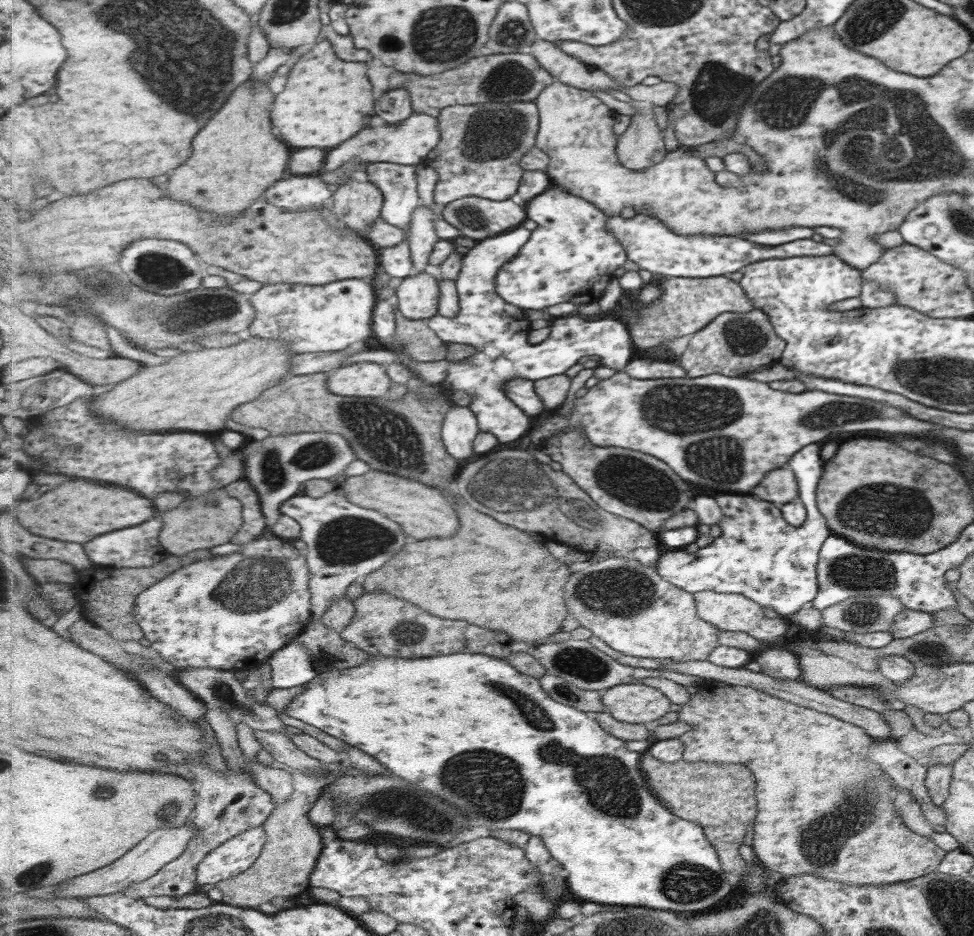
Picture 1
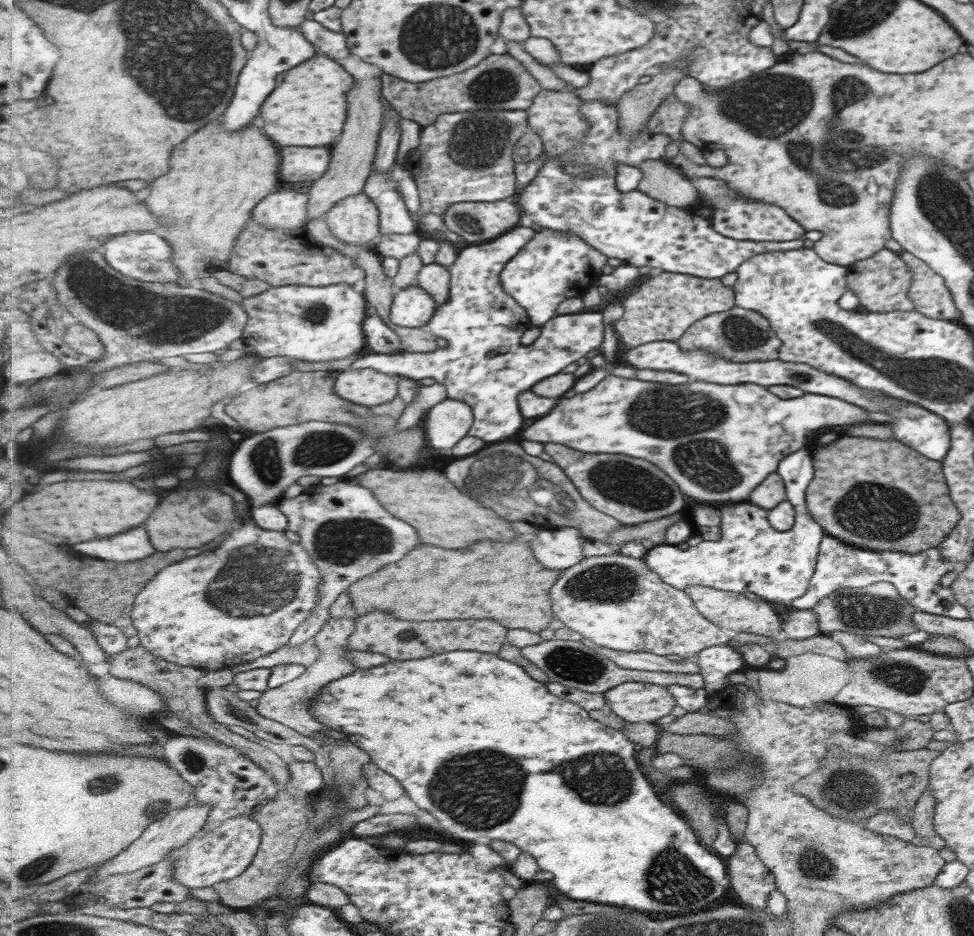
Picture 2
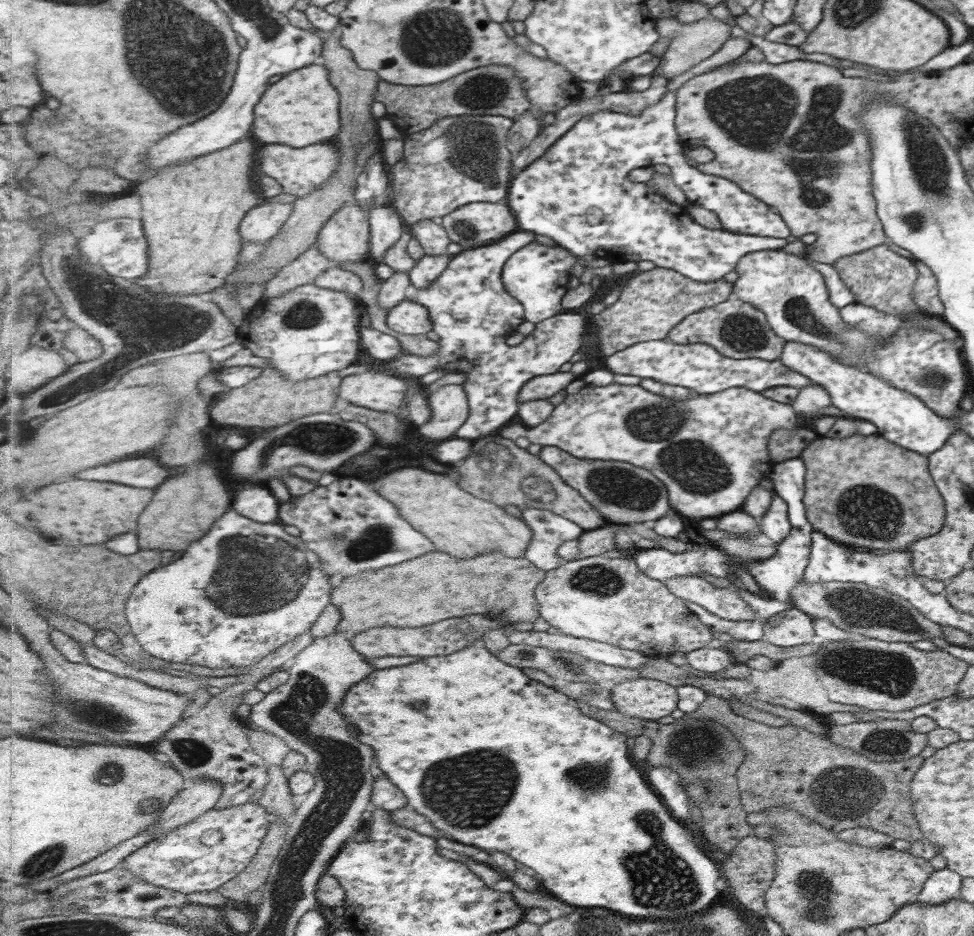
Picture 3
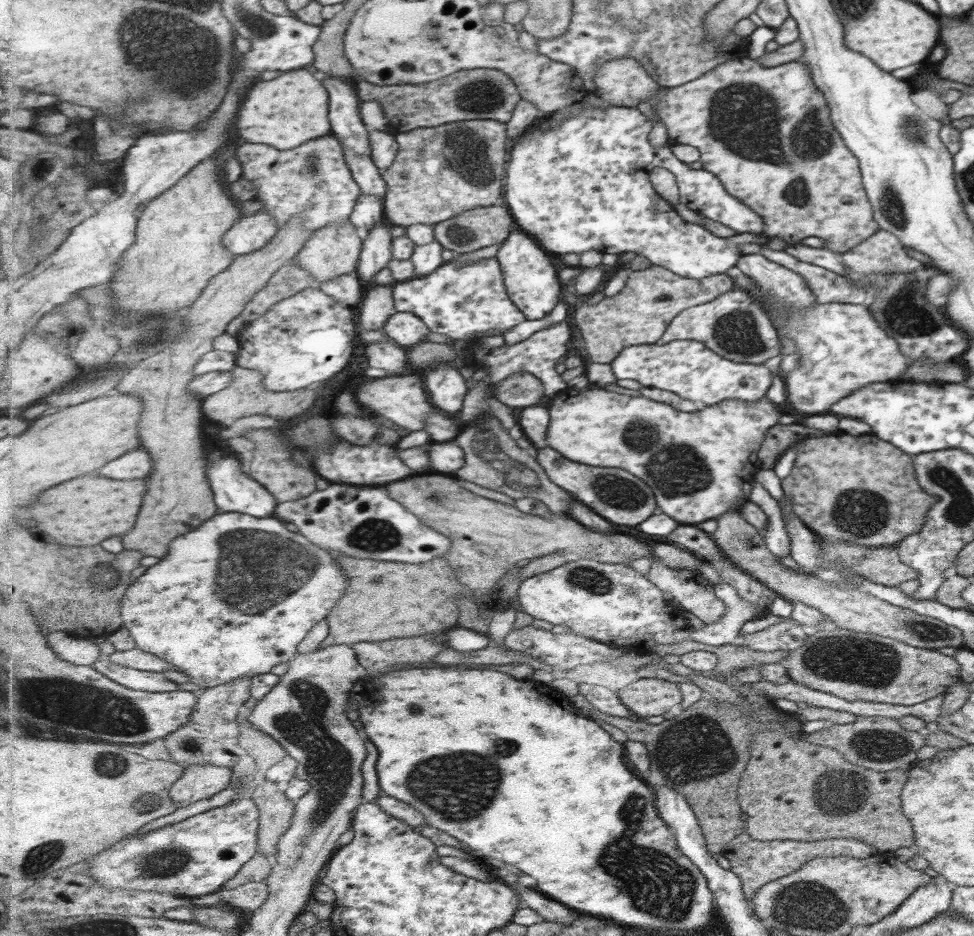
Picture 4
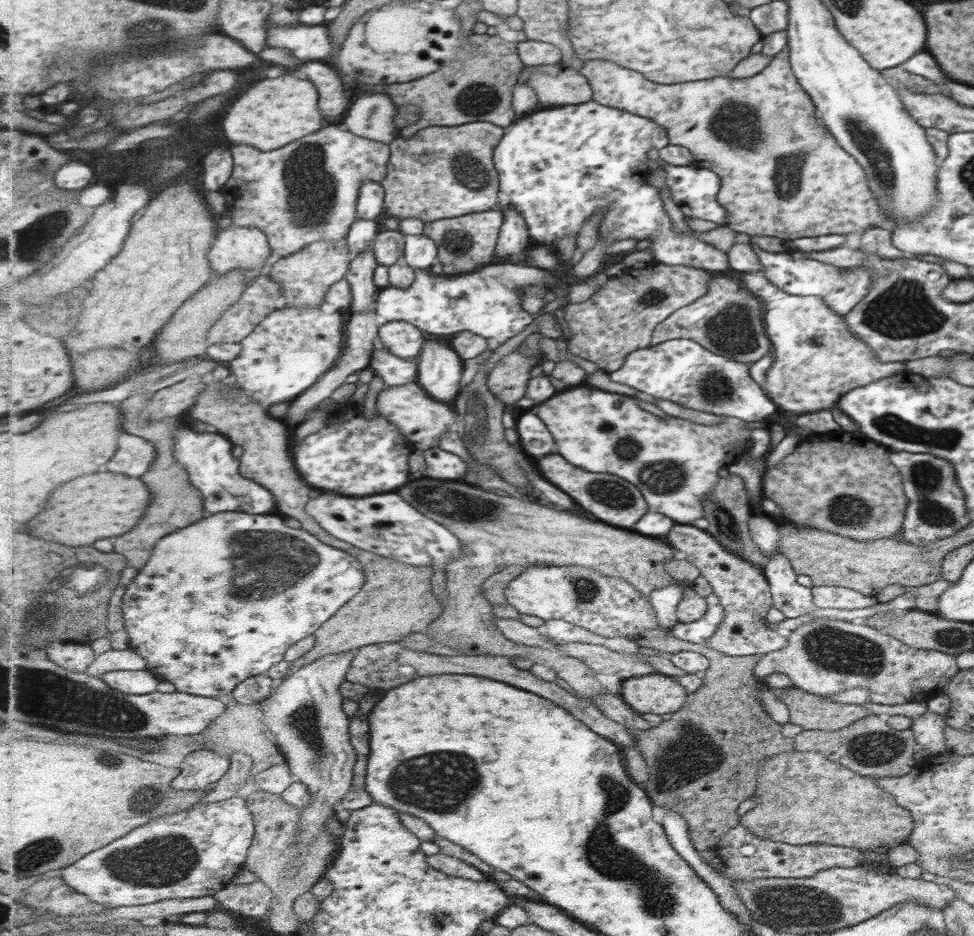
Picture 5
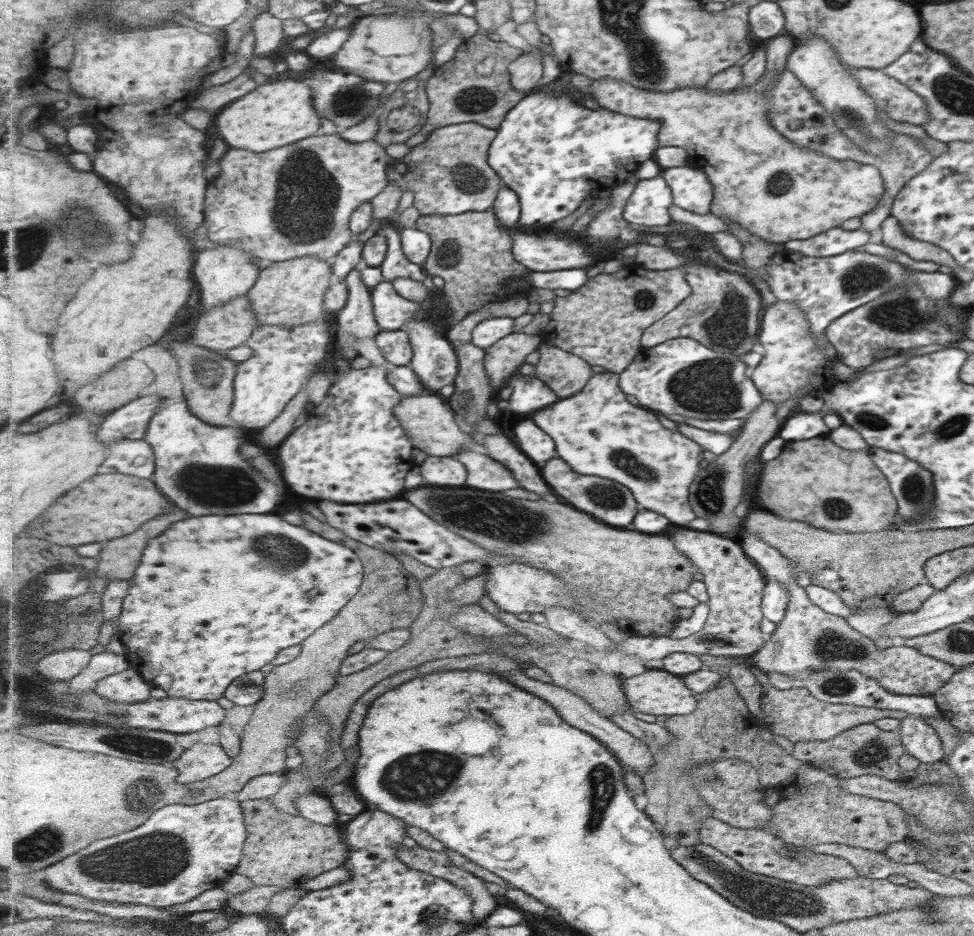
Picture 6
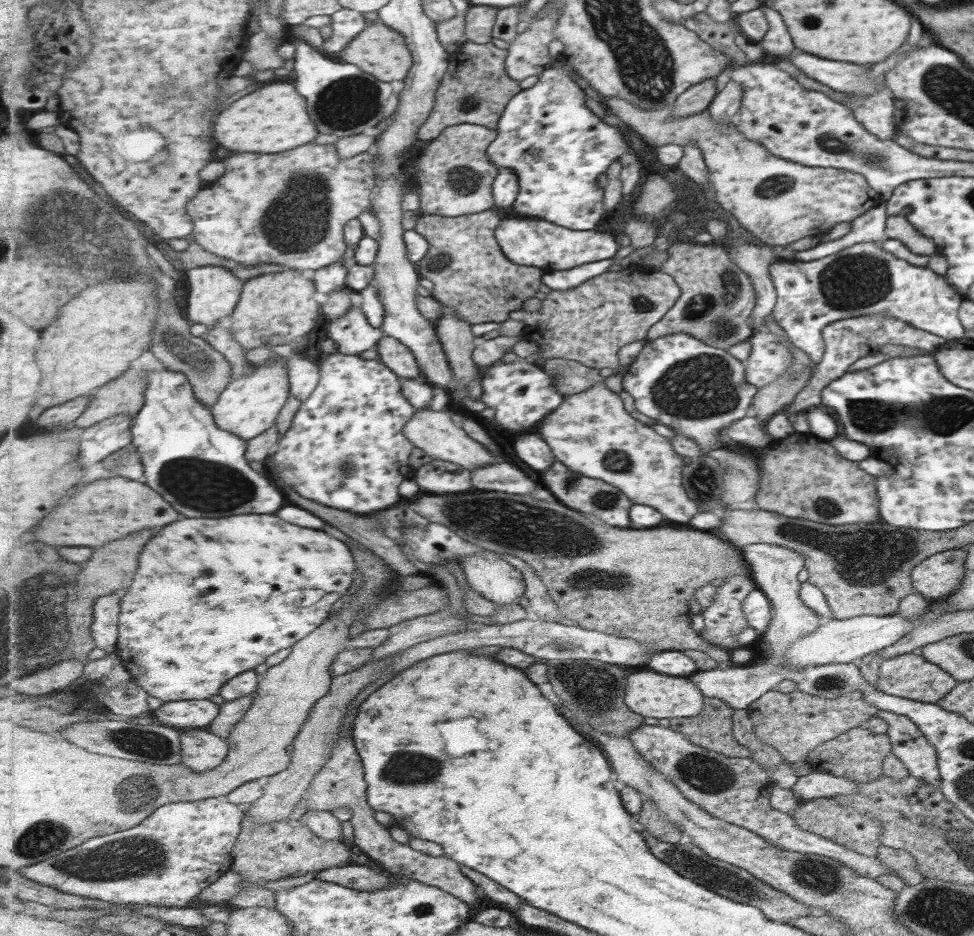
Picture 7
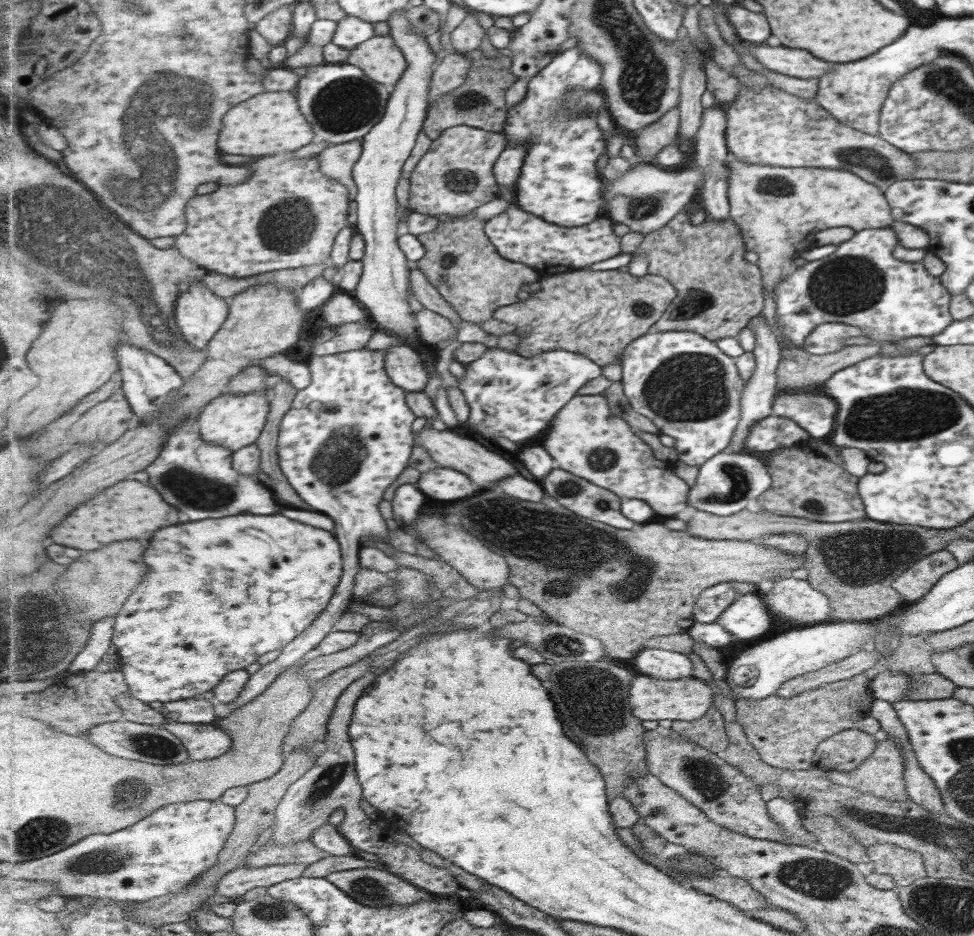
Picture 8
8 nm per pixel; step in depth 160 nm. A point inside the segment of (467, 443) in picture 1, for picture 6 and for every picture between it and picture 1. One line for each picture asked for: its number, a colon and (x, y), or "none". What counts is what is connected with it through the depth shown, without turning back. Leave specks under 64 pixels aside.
2: (450, 421)
3: (450, 407)
4: (447, 389)
5: (440, 368)
6: (436, 361)

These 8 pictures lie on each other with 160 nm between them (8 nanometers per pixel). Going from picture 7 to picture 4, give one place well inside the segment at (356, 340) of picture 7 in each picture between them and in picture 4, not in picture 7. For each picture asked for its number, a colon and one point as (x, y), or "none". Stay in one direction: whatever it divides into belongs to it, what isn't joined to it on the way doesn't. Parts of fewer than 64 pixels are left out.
4: (377, 253)
5: (362, 269)
6: (357, 318)

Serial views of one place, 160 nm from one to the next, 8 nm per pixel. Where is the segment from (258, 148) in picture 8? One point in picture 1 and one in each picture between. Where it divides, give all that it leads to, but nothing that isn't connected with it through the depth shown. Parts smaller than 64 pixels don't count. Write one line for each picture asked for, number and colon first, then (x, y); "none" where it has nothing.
1: (328, 100)
2: (310, 108)
3: (303, 109)
4: (294, 108)
5: (275, 113)
6: (275, 115)
7: (274, 119)

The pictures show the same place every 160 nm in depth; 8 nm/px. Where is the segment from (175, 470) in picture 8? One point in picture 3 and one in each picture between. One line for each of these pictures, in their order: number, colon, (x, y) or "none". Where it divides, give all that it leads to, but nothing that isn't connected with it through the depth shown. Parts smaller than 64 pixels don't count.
3: (256, 502)
4: (235, 492)
5: (214, 471)
6: (198, 464)
7: (201, 469)

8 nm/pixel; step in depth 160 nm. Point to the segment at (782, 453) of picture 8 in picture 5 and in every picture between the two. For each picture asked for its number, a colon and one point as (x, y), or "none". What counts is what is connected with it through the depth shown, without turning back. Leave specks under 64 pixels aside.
5: (865, 500)
6: (795, 485)
7: (830, 494)

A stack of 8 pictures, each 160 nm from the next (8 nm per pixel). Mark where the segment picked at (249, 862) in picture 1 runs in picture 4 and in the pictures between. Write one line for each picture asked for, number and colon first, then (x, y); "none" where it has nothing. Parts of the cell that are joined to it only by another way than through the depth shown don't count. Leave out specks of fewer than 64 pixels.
2: (224, 853)
3: (200, 856)
4: (197, 856)

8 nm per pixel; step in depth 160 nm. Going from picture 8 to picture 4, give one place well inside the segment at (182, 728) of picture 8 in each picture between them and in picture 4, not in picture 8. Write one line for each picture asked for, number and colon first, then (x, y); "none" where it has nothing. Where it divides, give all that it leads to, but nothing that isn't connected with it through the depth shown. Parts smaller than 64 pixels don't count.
4: (201, 781)
5: (201, 769)
6: (200, 762)
7: (202, 750)

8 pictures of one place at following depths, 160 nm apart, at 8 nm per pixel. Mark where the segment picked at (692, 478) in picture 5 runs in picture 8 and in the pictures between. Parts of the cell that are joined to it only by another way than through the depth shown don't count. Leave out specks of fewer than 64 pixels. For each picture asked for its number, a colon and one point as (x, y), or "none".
6: (598, 430)
7: (591, 432)
8: (585, 438)

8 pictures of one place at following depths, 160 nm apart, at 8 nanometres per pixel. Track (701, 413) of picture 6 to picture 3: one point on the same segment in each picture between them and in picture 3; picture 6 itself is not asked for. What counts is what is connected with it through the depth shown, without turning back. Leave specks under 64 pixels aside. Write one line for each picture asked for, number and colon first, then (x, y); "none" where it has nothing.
3: (699, 367)
4: (689, 369)
5: (683, 371)

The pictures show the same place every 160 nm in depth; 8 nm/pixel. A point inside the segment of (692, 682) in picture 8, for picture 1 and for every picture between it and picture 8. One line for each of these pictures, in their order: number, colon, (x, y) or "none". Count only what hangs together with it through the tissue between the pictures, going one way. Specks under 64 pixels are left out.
1: (636, 703)
2: (637, 702)
3: (650, 699)
4: (646, 697)
5: (659, 694)
6: (658, 692)
7: (648, 693)

